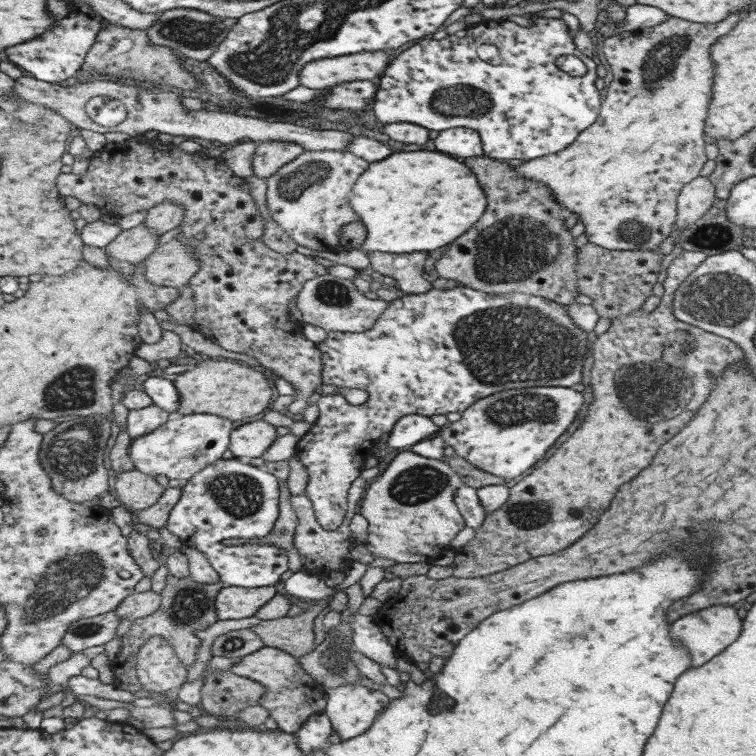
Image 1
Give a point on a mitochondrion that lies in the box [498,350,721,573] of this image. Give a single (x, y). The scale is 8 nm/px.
(524, 514)

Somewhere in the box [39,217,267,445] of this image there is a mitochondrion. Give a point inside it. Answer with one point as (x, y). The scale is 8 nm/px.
(74, 389)

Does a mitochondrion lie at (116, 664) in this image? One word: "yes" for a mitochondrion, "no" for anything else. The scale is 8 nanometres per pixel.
no

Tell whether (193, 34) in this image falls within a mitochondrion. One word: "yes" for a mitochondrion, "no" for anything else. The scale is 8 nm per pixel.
yes

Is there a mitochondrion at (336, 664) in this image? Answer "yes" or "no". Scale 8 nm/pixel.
yes

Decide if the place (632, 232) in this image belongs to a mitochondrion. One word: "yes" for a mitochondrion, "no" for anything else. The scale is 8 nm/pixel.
yes

